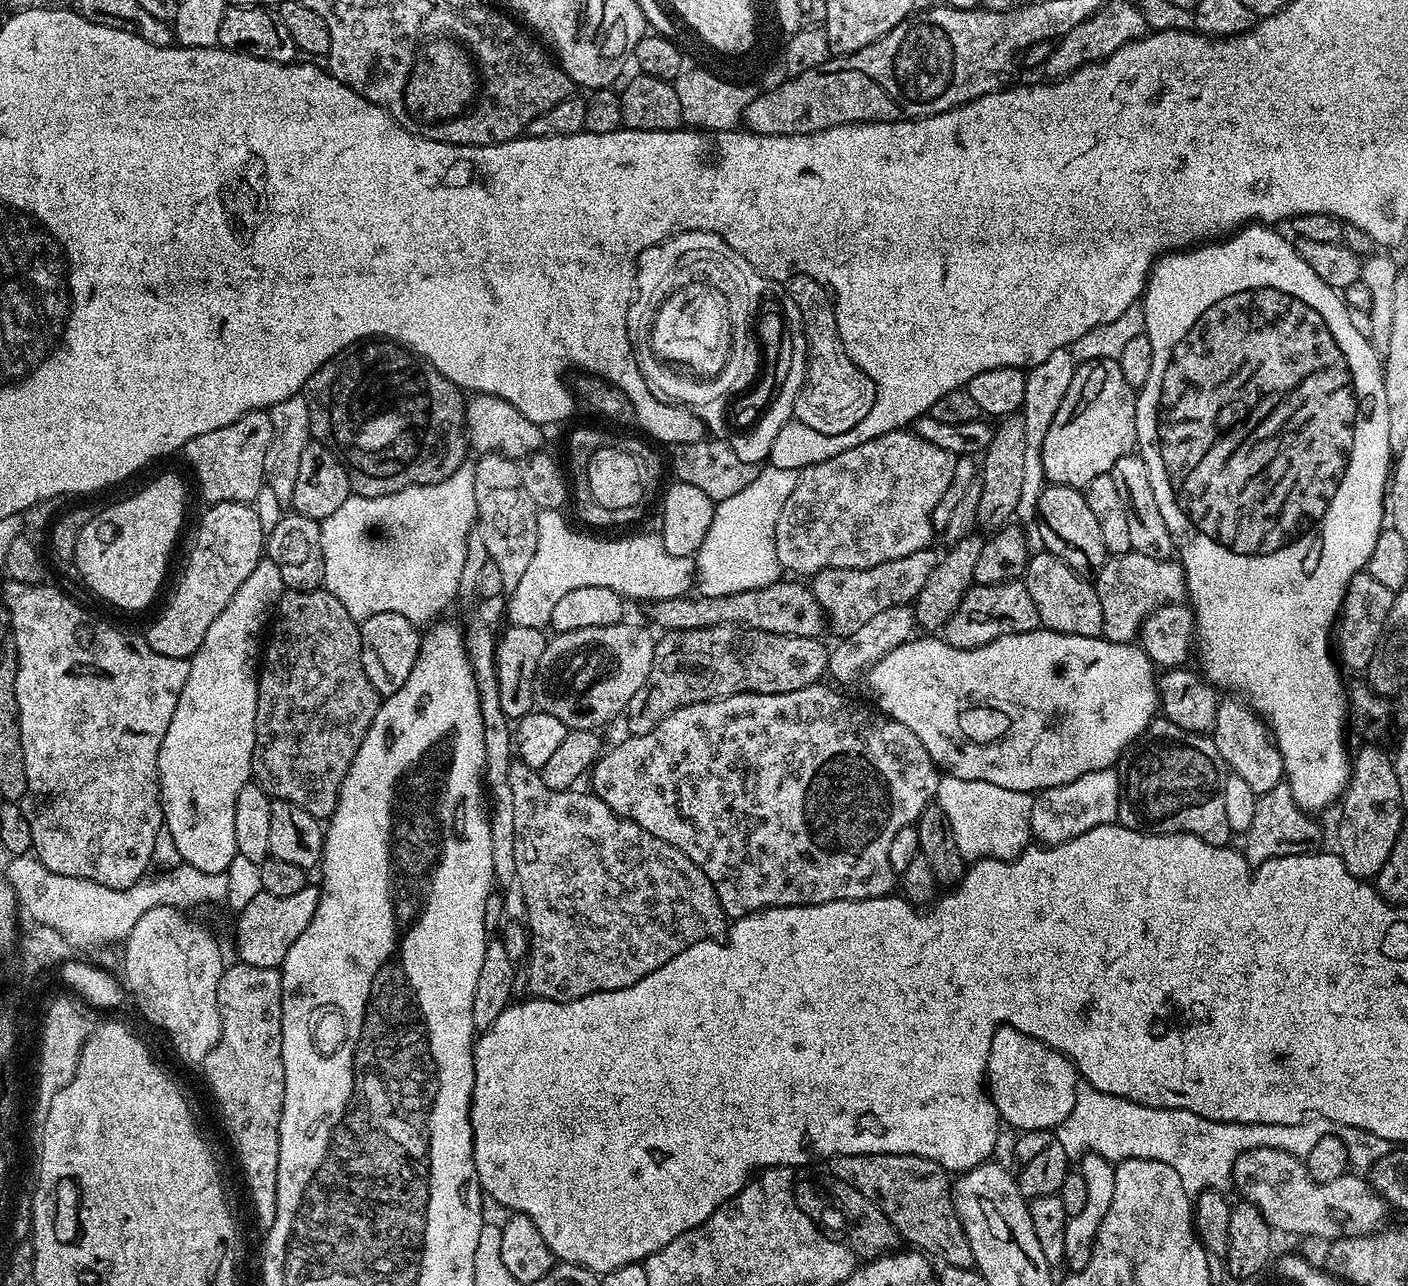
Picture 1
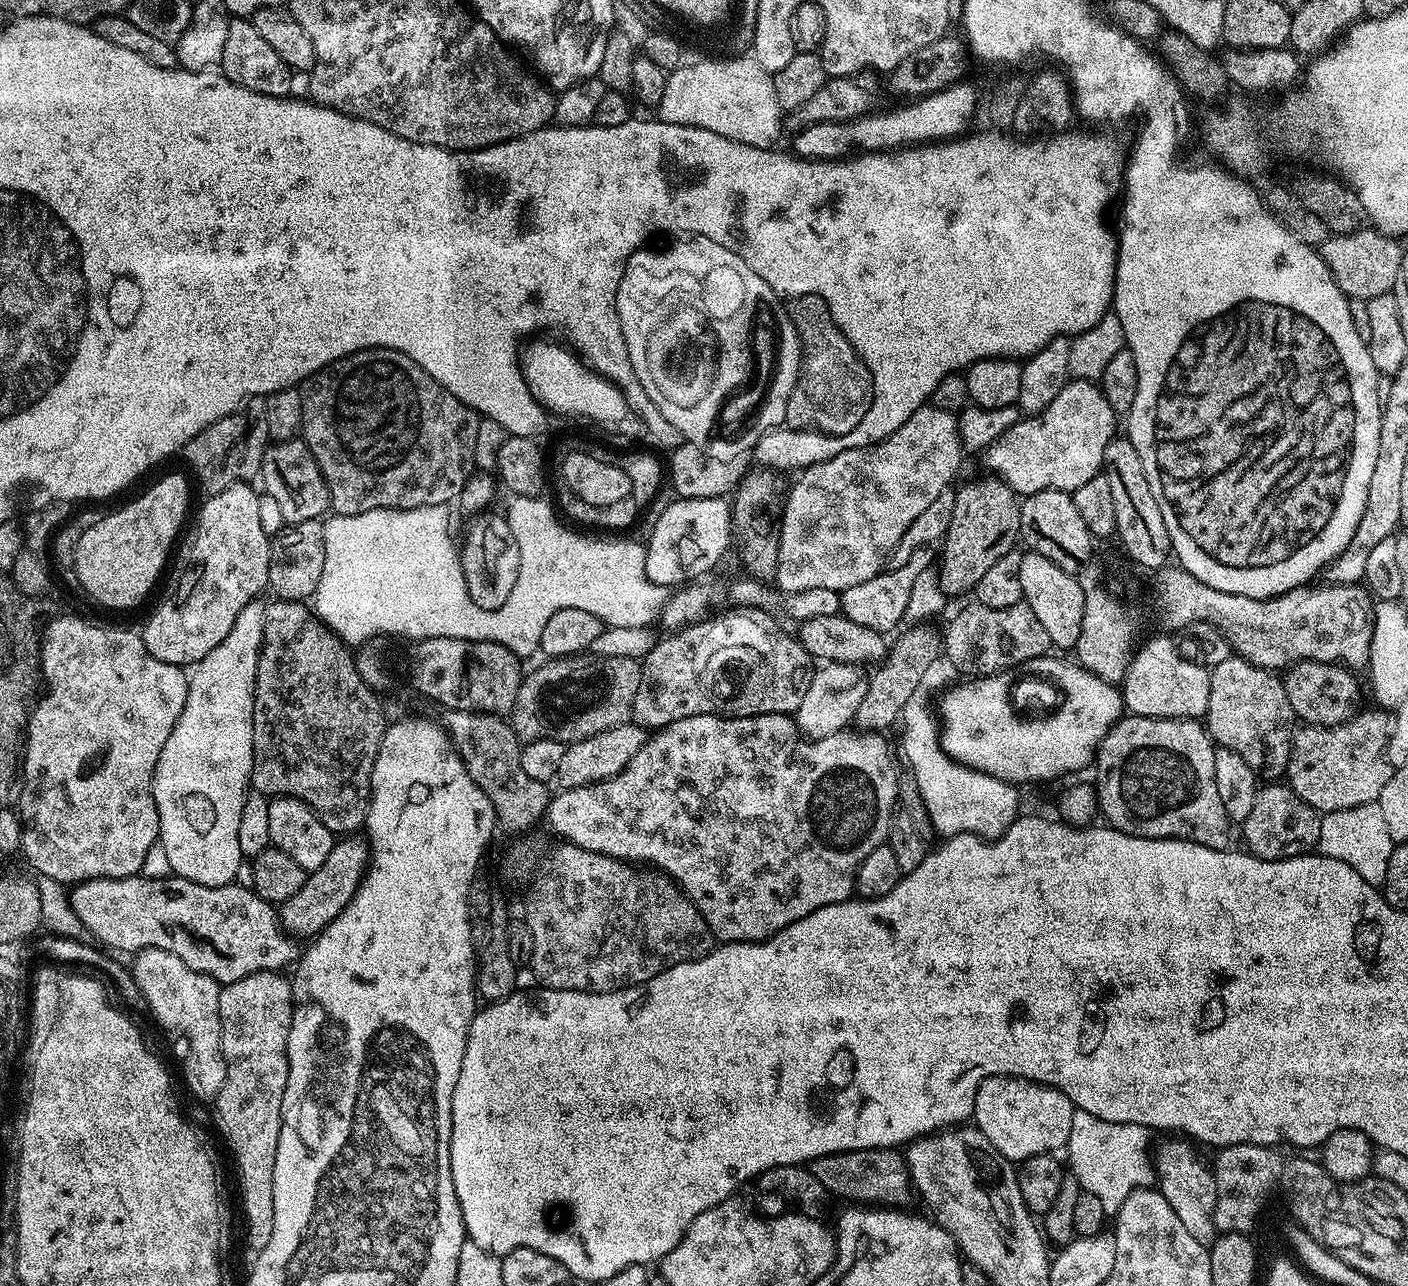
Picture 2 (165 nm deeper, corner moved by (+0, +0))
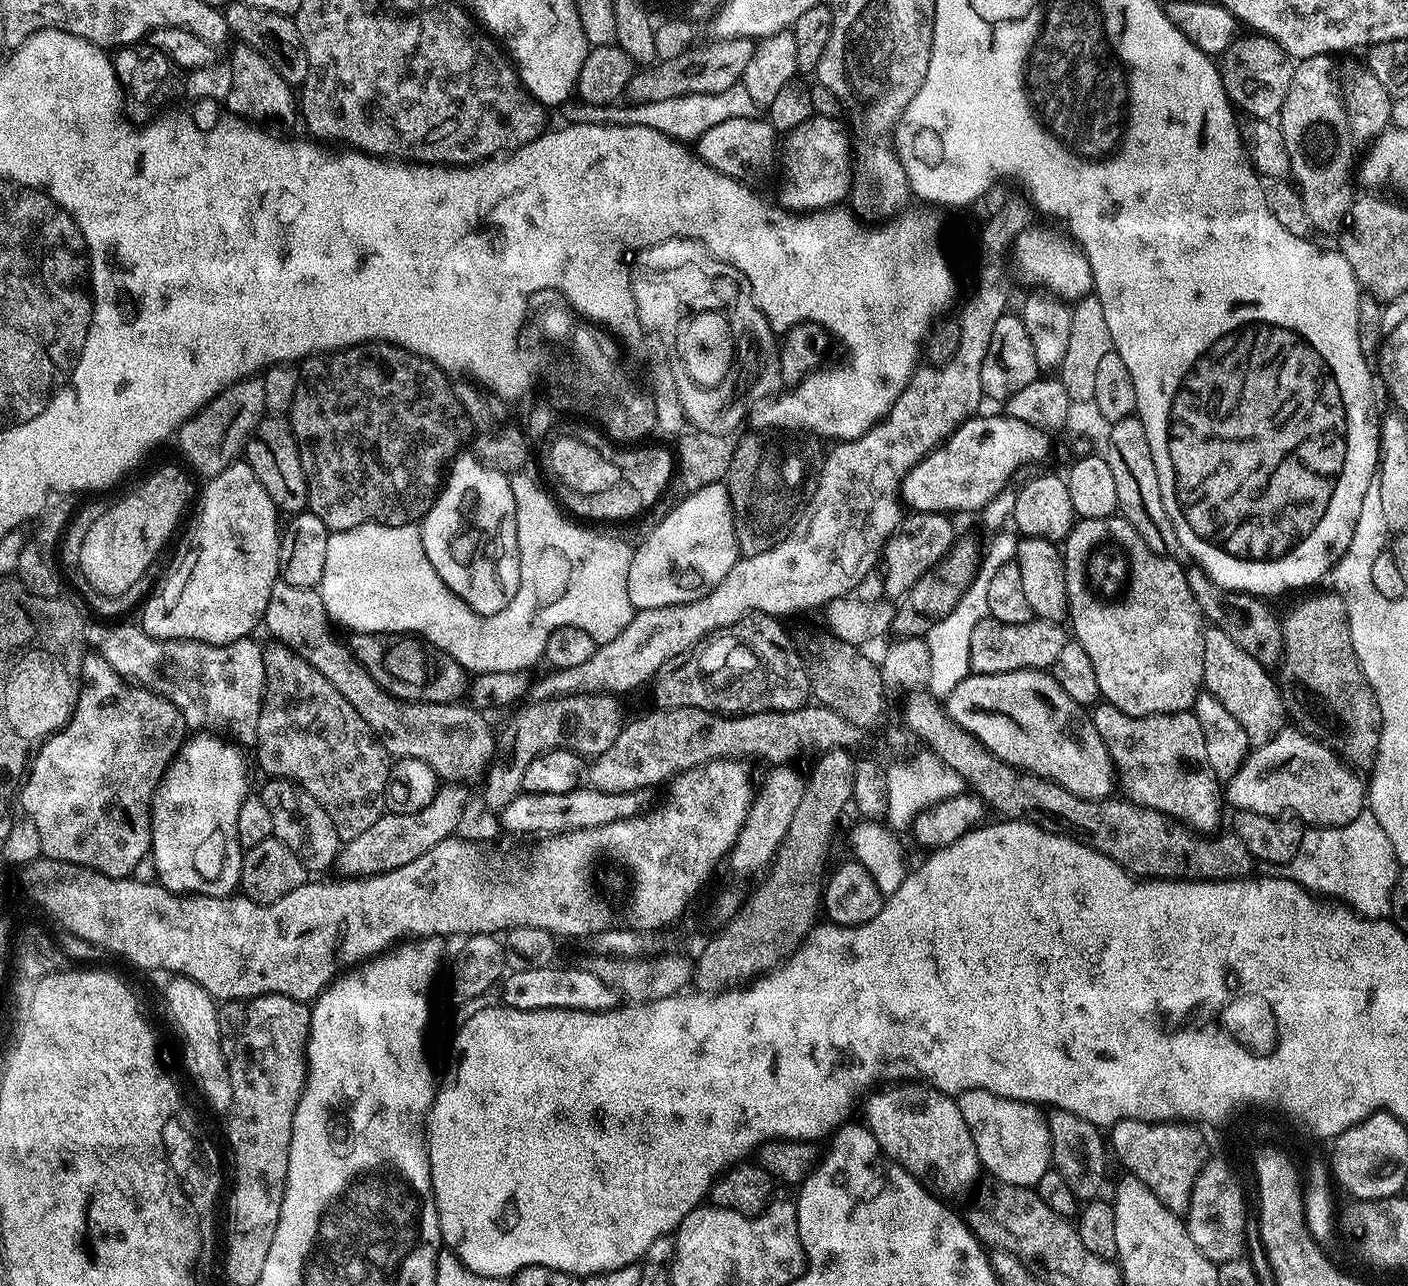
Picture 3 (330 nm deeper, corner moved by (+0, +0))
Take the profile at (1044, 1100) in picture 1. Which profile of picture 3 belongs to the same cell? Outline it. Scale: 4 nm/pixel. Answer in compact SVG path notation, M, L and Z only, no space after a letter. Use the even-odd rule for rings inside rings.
M982 1088L959 1093L955 1097L966 1126L974 1138L978 1158L985 1173L993 1172L1000 1184L1033 1187L1050 1170L1052 1142L1048 1117L1037 1105L1024 1100L1012 1100Z

